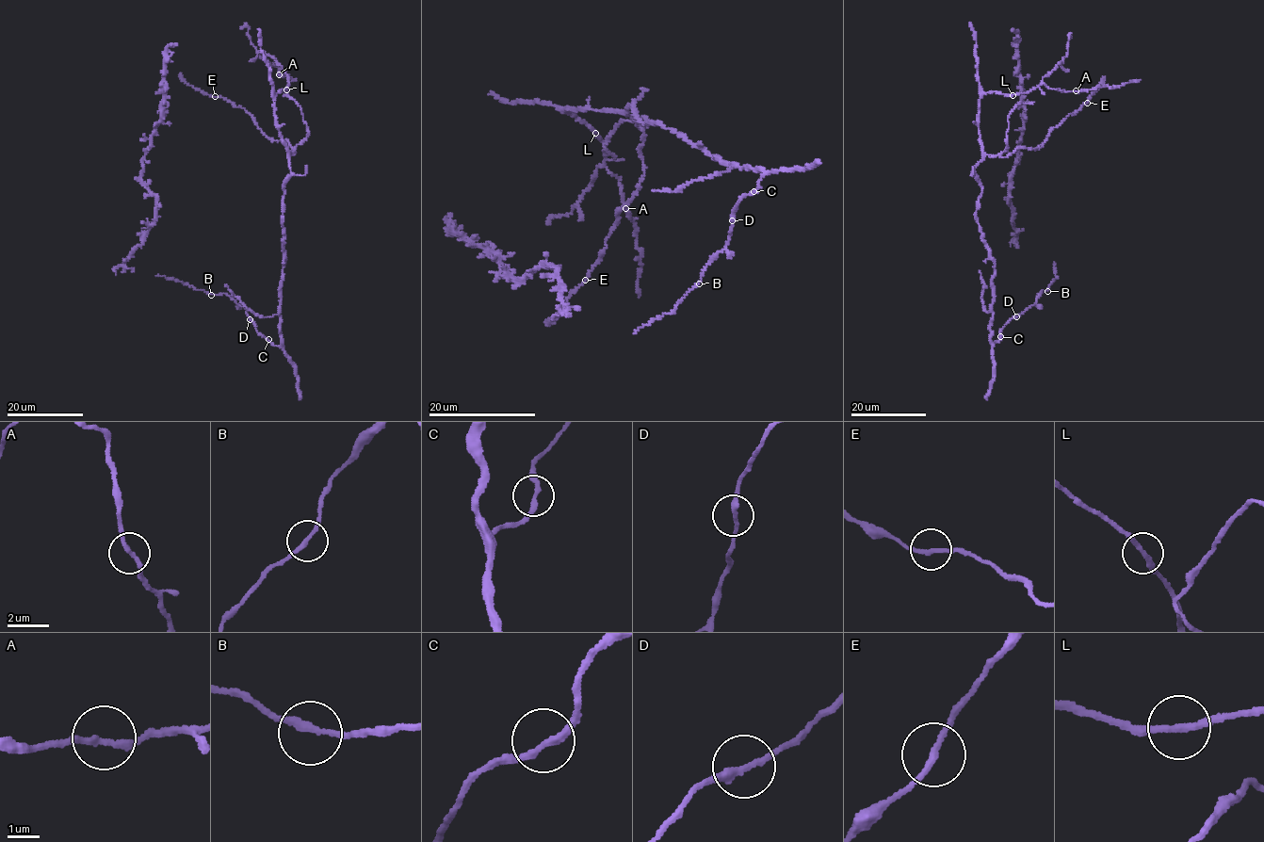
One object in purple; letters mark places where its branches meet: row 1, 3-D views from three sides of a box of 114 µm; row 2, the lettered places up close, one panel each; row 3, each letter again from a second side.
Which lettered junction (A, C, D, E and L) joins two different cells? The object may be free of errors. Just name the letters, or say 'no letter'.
no letter

